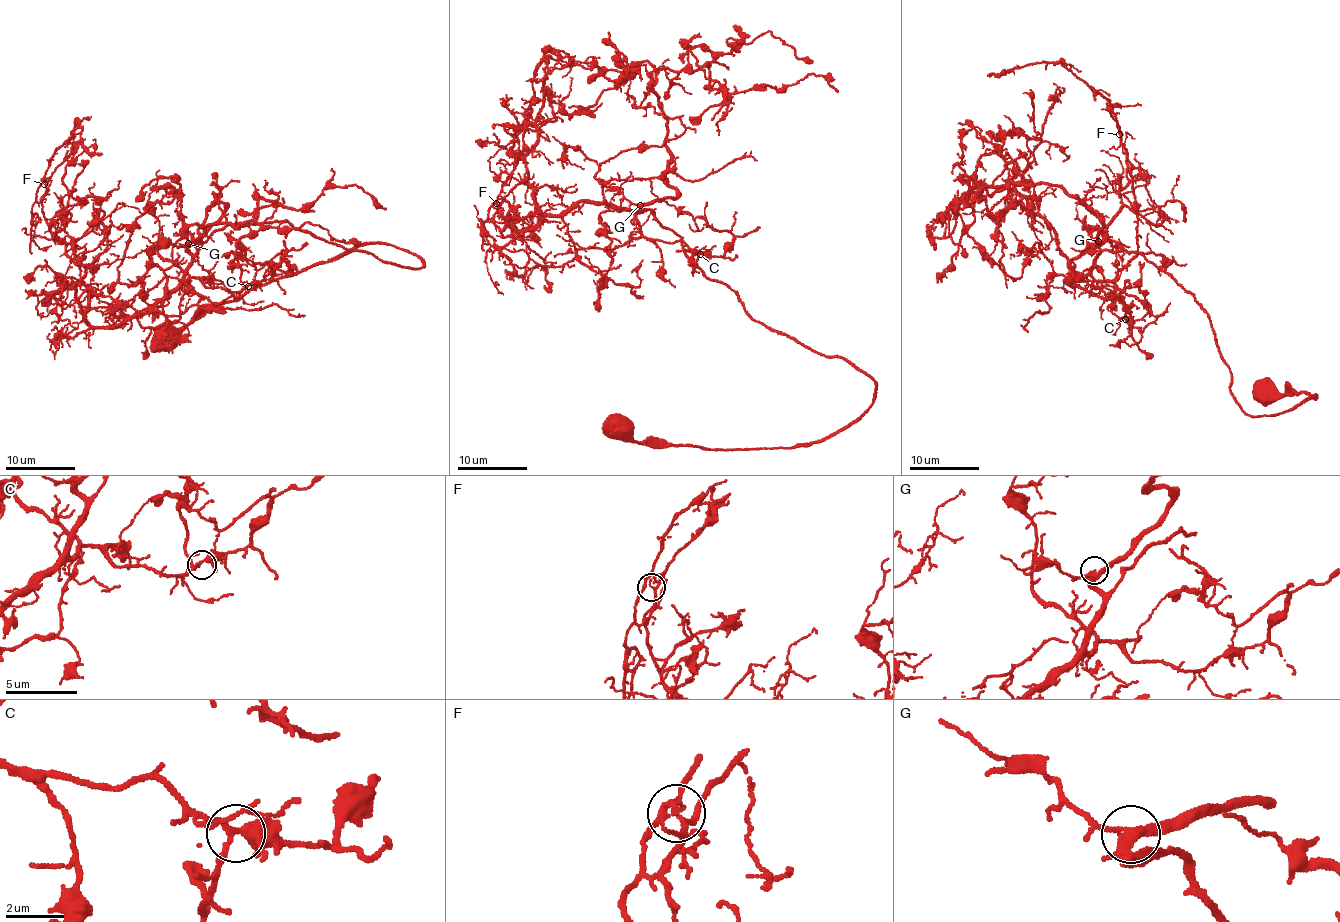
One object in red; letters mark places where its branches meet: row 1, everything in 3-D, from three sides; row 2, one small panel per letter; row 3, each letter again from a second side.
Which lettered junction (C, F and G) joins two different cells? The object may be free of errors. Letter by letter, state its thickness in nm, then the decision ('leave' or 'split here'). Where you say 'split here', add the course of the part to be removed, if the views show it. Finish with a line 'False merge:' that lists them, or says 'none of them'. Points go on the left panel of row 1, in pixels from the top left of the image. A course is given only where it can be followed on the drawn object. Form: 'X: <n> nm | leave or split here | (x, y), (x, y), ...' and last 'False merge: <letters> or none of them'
C: 280 nm | leave
F: 150 nm | split here | (44, 184), (54, 149), (71, 136), (73, 126), (78, 122), (85, 151), (103, 154)
G: 240 nm | leave
False merge: F

